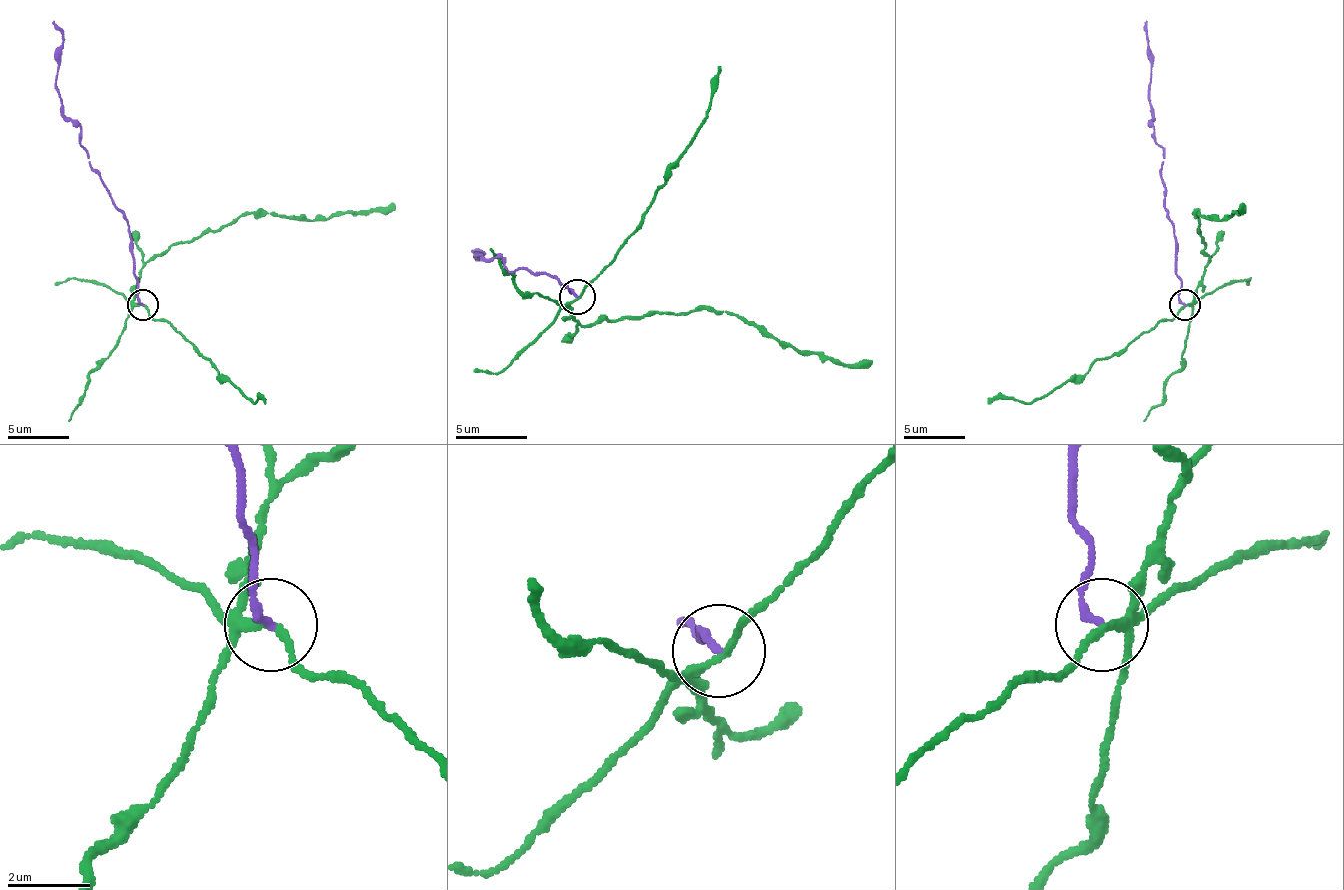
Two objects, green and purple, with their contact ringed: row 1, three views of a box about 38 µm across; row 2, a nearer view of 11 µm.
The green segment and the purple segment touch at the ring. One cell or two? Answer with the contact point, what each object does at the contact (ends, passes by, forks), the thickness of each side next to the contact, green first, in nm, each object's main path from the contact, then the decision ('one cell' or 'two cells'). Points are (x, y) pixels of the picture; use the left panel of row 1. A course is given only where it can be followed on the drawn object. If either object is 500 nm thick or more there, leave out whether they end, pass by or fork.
at (143, 304); green passes by; purple ends there; 170 nm thick on the green side, 200 nm on the other; green runs (142, 304), (136, 301), (136, 279), (148, 261), (252, 212), (328, 218), (395, 203); purple runs (142, 304), (130, 224), (90, 163), (81, 130), (62, 111), (56, 47), (62, 29), (53, 20); two cells

